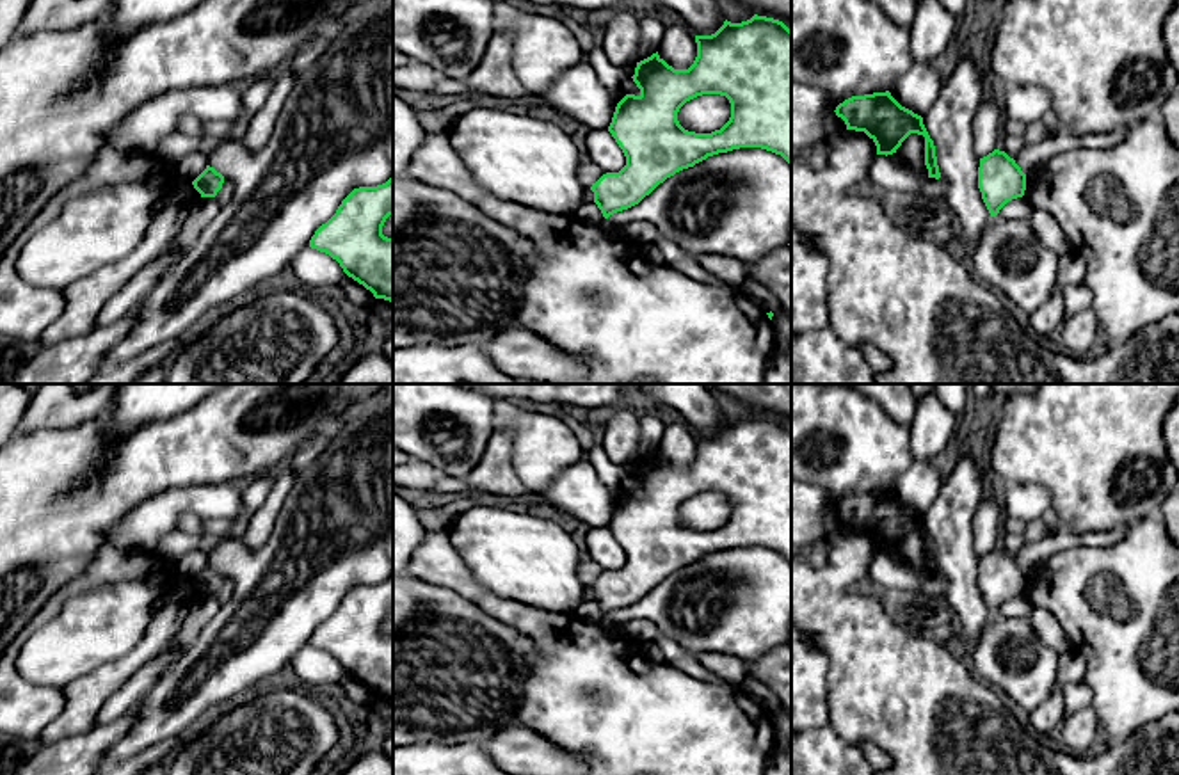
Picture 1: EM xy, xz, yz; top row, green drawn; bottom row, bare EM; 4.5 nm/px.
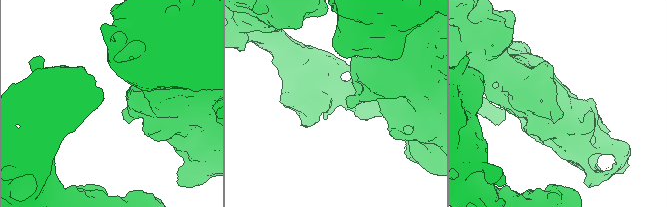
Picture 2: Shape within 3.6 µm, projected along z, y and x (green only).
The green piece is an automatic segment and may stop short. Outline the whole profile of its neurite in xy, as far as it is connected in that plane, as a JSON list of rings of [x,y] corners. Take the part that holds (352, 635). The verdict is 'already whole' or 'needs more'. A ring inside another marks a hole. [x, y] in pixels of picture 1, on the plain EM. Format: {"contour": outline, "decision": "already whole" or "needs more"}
{"contour": [[[393,574],[377,585],[354,587],[336,611],[315,629],[309,645],[336,658],[343,670],[370,688],[375,697],[393,700],[393,635],[382,633],[389,613],[393,613]]], "decision": "already whole"}

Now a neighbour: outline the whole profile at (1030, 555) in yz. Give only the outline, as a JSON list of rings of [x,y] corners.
[[[1129,526],[1085,535],[1076,535],[1067,528],[1060,528],[1055,537],[1039,542],[1024,540],[1024,544],[1021,546],[1014,558],[1024,572],[1030,572],[1031,569],[1037,569],[1046,558],[1062,549],[1072,549],[1081,546],[1090,547],[1115,546],[1127,533],[1127,528]]]

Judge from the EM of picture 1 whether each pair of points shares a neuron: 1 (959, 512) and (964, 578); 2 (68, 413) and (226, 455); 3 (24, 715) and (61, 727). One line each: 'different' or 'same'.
1: same
2: different
3: different

